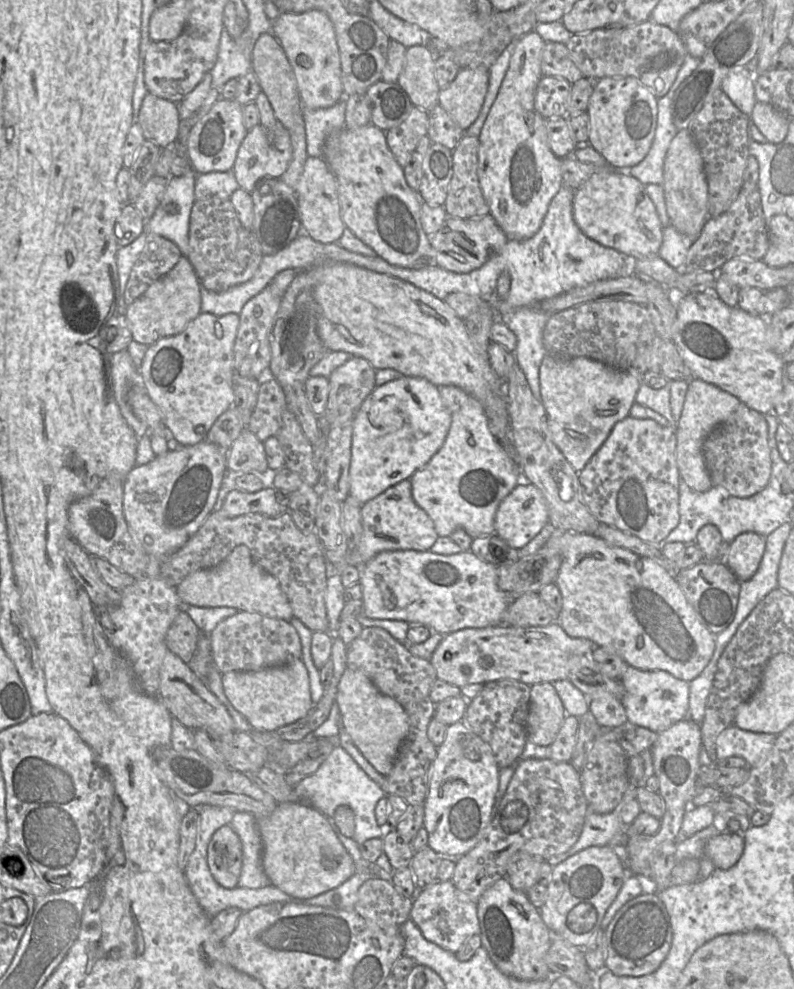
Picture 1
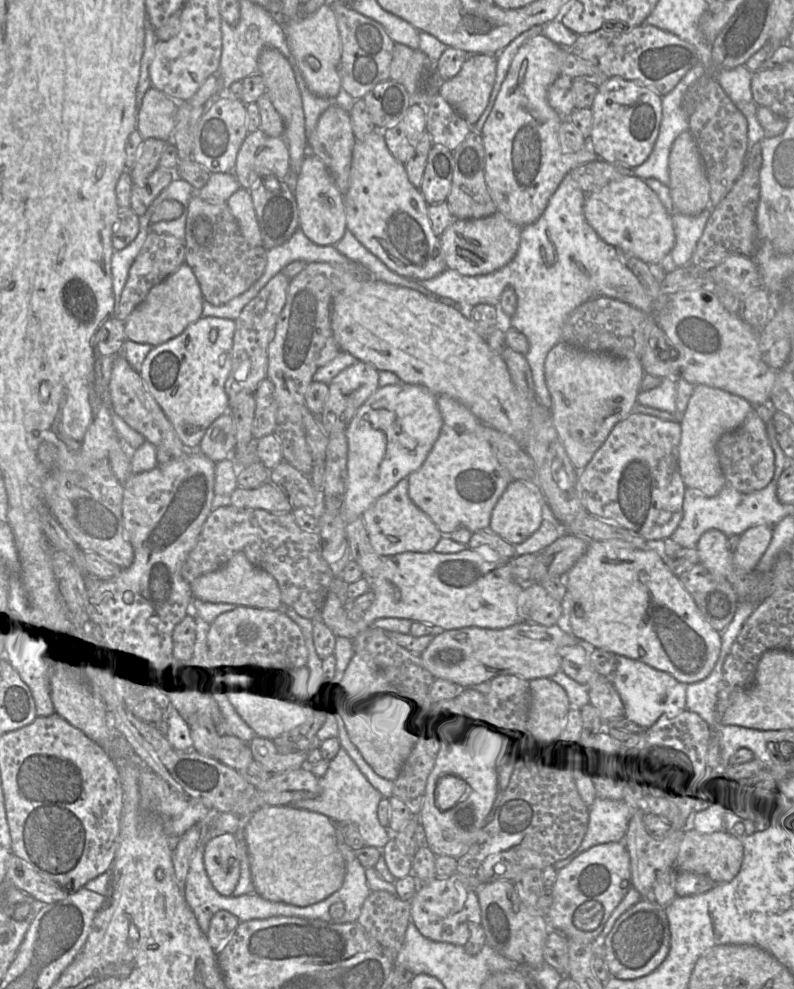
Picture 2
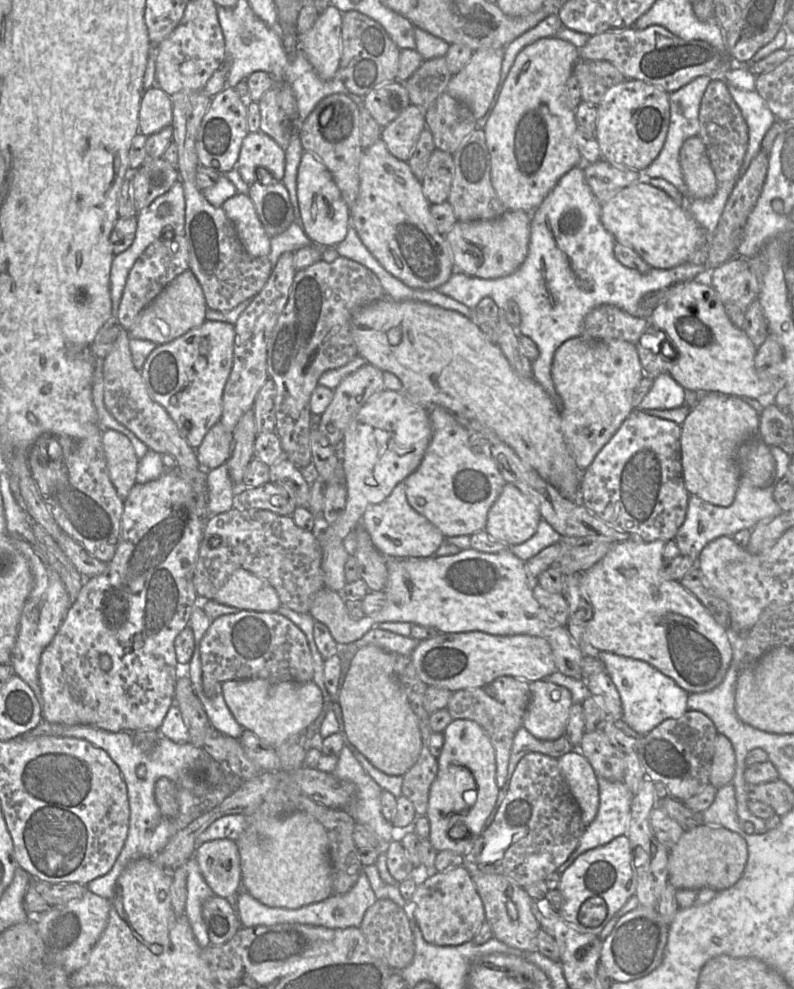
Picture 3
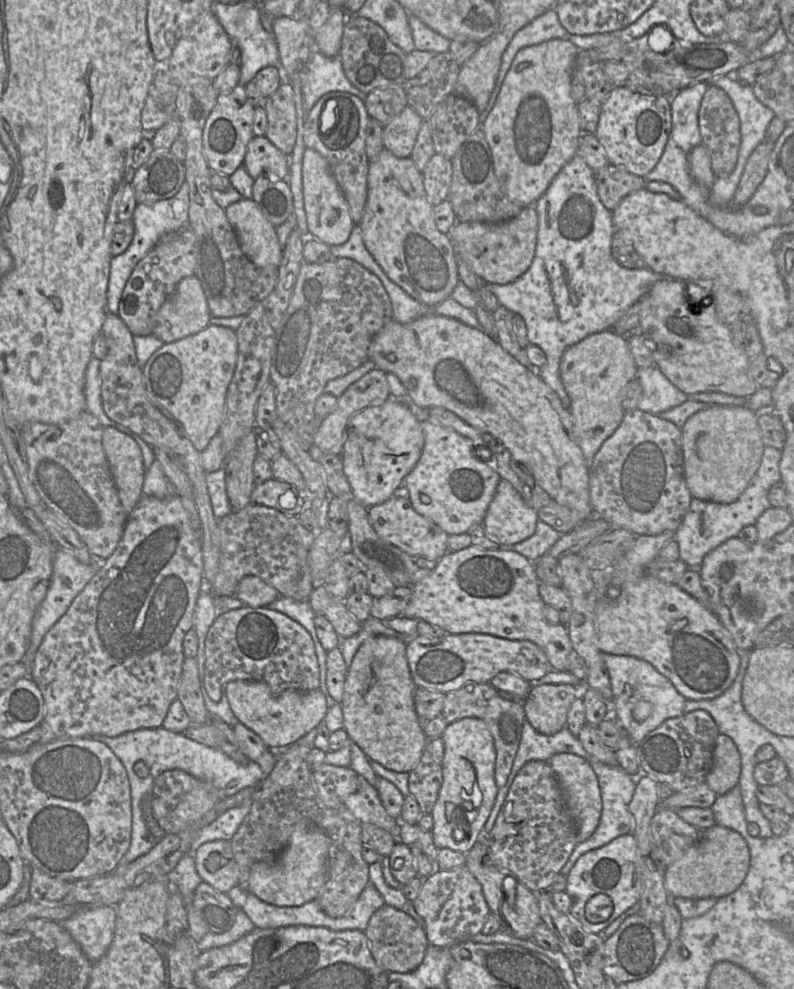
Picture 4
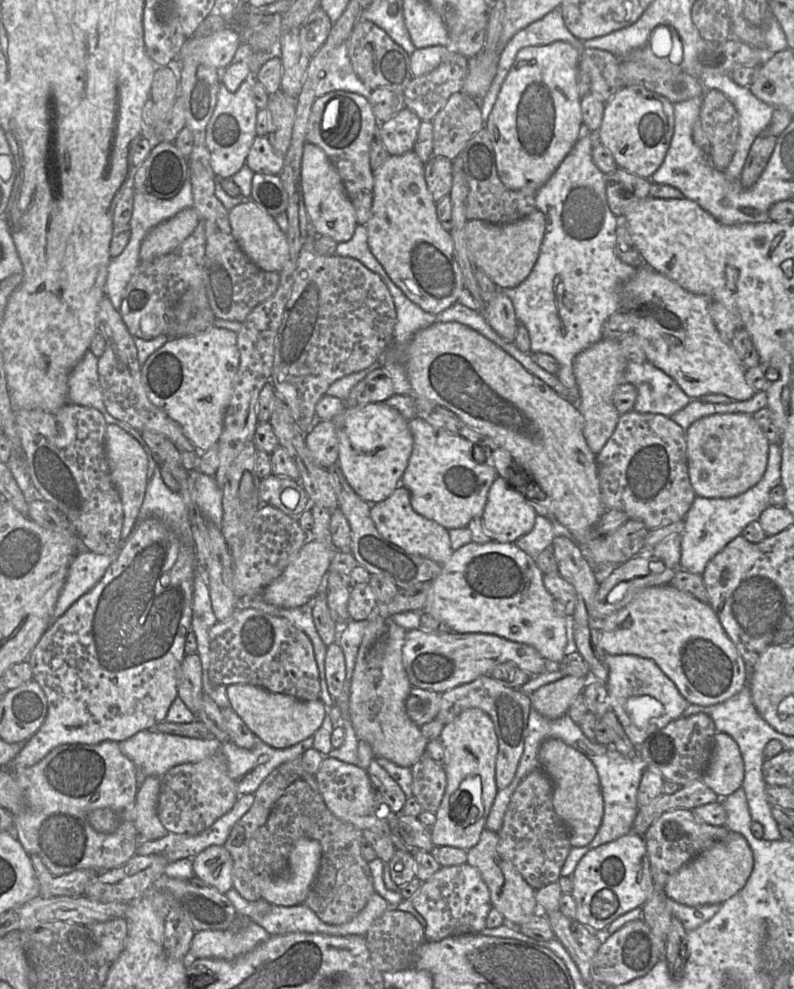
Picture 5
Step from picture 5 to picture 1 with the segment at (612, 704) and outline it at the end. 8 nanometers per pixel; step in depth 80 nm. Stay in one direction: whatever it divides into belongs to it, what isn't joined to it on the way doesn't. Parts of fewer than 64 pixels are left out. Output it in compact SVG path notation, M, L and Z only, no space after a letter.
M629 665L620 681L623 685L621 702L630 723L659 733L688 717L689 682L663 670L643 671Z

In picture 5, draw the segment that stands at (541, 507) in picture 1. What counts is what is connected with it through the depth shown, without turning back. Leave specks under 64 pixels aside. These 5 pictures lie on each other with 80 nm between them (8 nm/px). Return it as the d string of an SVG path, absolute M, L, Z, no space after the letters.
M498 476L491 485L482 514L490 537L499 543L515 543L534 527L536 511L516 488Z

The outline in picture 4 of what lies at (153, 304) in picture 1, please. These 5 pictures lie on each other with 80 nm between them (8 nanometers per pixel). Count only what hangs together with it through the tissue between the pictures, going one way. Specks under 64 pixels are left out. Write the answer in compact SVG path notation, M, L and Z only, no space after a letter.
M196 275L183 278L152 318L152 335L165 344L204 330L210 324L210 310L201 282Z

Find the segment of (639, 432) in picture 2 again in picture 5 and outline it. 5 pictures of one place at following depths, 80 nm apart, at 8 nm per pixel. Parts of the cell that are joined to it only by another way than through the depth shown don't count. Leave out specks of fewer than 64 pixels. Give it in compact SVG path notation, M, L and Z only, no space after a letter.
M629 411L619 416L617 426L596 455L601 499L606 510L624 512L630 520L638 520L649 529L684 520L696 497L690 484L685 430L670 417Z

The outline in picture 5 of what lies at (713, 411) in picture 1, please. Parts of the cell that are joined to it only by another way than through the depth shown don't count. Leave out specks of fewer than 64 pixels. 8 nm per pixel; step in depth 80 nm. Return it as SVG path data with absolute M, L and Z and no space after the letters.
M750 414L709 415L691 424L685 435L689 480L697 497L738 496L753 487L766 470L770 442Z

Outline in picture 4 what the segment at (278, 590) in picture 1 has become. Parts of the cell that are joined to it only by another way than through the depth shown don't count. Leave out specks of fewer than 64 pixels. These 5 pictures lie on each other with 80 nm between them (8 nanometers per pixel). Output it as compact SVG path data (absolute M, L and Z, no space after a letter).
M247 575L241 579L235 597L250 607L267 607L280 597L278 591L261 578Z

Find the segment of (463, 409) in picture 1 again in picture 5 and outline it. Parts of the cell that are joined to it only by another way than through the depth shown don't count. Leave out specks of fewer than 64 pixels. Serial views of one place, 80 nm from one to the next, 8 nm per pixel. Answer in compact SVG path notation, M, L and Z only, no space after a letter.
M418 417L409 420L408 426L413 436L413 448L400 485L409 490L413 510L447 530L468 527L473 518L482 518L489 489L498 477L492 463L488 459L485 463L476 462L473 443L459 435L438 430Z

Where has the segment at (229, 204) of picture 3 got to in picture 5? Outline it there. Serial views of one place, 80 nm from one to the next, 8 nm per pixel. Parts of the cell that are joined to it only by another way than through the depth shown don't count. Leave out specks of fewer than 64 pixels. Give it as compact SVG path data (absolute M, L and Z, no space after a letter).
M252 199L228 211L233 236L244 254L260 269L279 273L289 255L287 236L275 218L260 208Z

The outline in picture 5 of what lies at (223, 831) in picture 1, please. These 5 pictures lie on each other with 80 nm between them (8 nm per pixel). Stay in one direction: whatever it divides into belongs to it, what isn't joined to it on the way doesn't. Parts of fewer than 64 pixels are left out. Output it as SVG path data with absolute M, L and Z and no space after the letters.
M211 845L192 858L193 873L198 879L225 894L233 886L233 860L224 845Z

